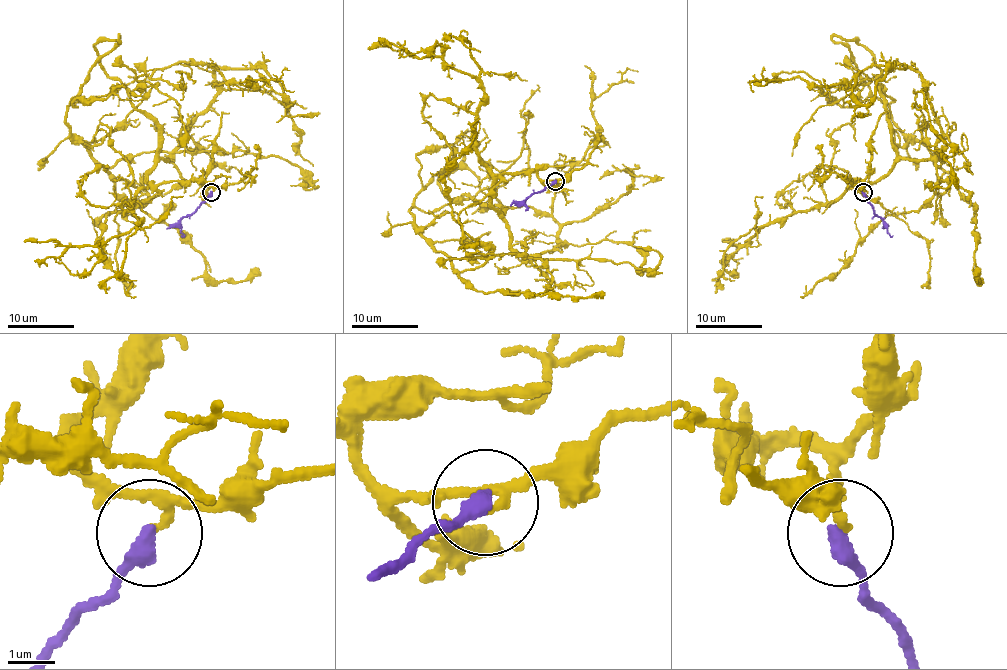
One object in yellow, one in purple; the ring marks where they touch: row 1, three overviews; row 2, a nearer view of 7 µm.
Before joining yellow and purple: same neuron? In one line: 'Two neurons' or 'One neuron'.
Two neurons

